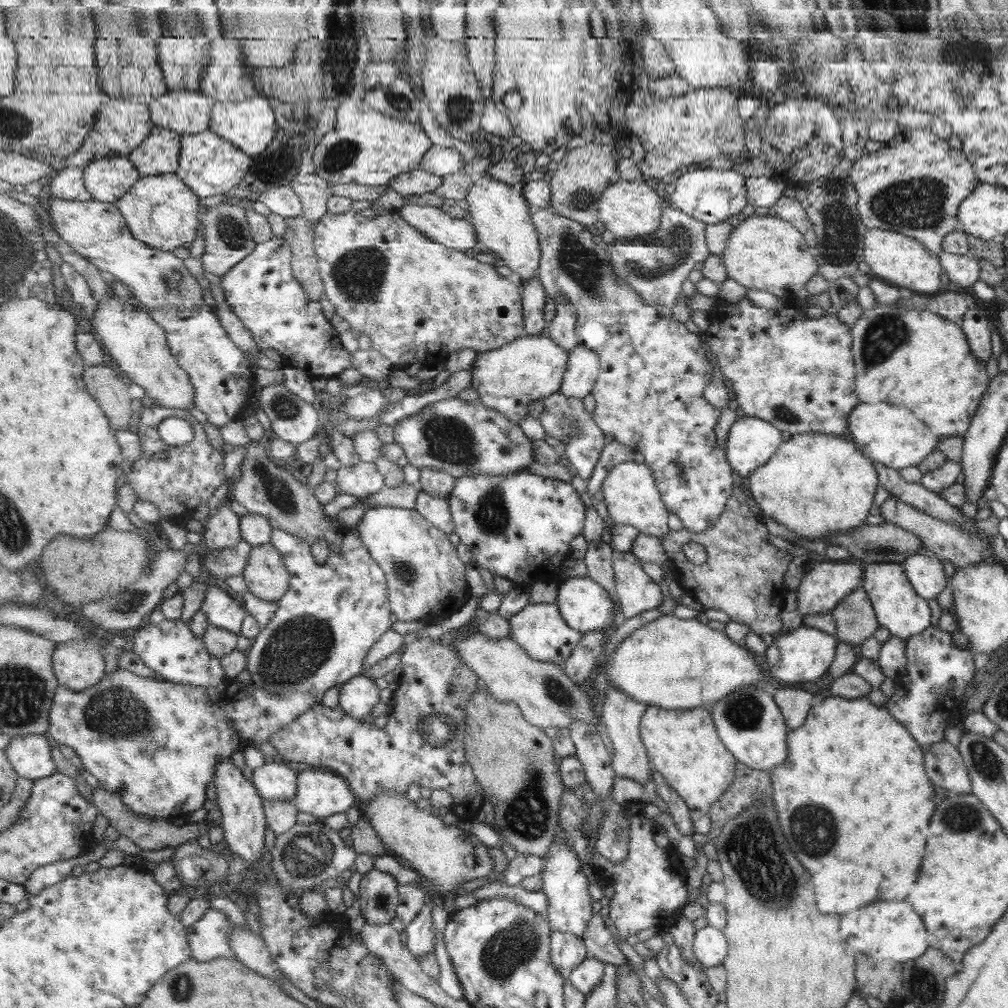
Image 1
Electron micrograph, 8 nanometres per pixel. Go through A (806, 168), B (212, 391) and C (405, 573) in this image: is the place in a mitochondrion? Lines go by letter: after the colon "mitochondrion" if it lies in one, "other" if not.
A: other
B: other
C: mitochondrion

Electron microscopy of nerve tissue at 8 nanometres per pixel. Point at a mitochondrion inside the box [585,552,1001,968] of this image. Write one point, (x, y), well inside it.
(754, 849)

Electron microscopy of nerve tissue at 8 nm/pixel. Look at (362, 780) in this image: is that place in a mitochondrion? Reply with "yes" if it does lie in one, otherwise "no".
no

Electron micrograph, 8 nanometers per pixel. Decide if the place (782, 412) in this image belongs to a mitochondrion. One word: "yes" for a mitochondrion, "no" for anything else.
yes

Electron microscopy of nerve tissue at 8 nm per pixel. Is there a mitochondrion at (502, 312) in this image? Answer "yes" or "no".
no

